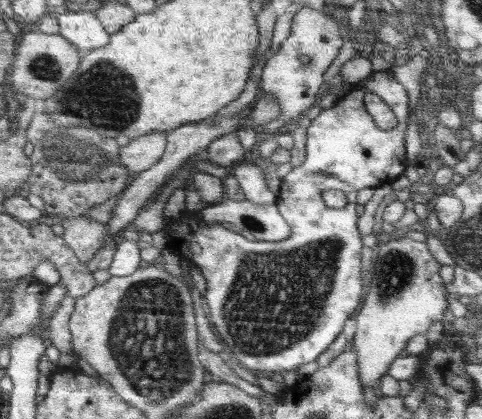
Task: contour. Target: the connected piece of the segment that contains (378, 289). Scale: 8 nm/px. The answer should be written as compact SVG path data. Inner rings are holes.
M391 239L378 248L370 288L356 316L356 334L350 340L359 355L360 380L367 388L378 389L389 366L414 336L426 336L434 322L444 321L448 292L440 278L442 264L428 252L426 242Z

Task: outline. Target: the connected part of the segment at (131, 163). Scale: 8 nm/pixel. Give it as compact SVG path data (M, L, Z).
M167 131L146 134L130 139L126 146L120 148L120 162L132 175L142 172L160 160L167 145Z

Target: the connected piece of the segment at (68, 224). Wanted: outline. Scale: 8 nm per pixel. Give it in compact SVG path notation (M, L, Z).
M80 215L62 220L63 238L81 264L87 264L105 242L106 224Z

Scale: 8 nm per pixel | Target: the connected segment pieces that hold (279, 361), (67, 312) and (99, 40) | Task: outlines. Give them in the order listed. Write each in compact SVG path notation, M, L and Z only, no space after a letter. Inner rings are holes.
M381 69L376 70L363 81L352 83L351 90L343 96L342 99L336 101L334 106L329 109L324 109L313 120L311 120L310 126L307 128L306 139L306 158L300 166L293 167L293 169L281 178L280 192L278 200L275 201L276 206L279 207L279 211L282 213L283 218L287 219L287 222L291 225L291 237L281 242L265 242L246 239L243 235L240 235L237 230L228 227L225 224L208 224L201 222L196 218L195 212L186 212L186 216L182 216L180 220L172 222L168 220L165 224L165 232L168 243L167 248L172 250L179 250L181 253L187 255L188 260L192 265L199 267L202 270L202 275L206 279L207 289L205 292L206 302L210 307L210 324L213 330L222 334L222 340L228 344L228 348L232 350L232 354L244 364L244 368L248 370L264 370L264 372L280 372L280 370L292 370L292 368L298 368L302 364L308 364L308 362L314 362L336 340L336 337L342 332L342 326L344 322L352 316L352 312L356 310L358 302L360 302L360 294L362 294L362 284L360 284L360 250L362 250L362 240L360 240L360 234L356 230L356 194L358 190L362 188L381 187L385 184L392 184L398 176L404 174L406 168L408 168L410 162L407 159L406 148L406 134L407 134L407 122L408 116L410 116L410 95L406 88L402 88L403 83L400 83L394 74L390 70ZM366 94L377 94L378 98L381 98L388 106L390 110L394 112L394 116L398 119L398 124L394 128L387 130L380 129L372 116L366 111L364 106L364 96ZM324 190L340 190L344 192L346 196L346 205L342 208L330 208L322 199Z
M67 294L66 298L51 314L51 326L47 344L57 348L62 354L77 358L72 350L71 332L68 326L69 318L75 310L76 300Z
M69 11L56 17L59 22L59 34L78 47L82 54L108 45L111 39L111 34L94 12Z

